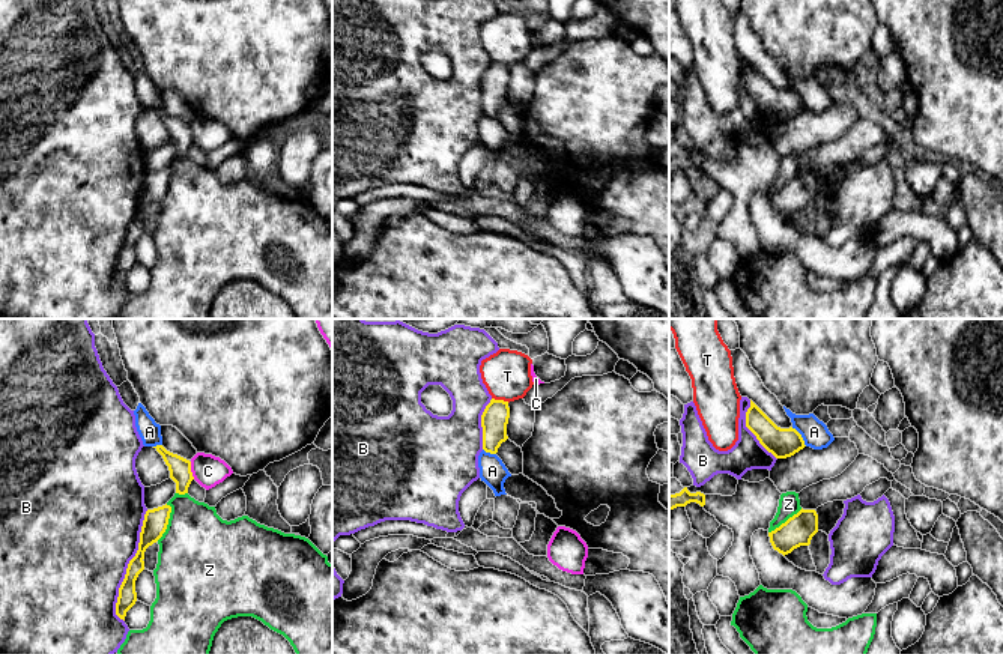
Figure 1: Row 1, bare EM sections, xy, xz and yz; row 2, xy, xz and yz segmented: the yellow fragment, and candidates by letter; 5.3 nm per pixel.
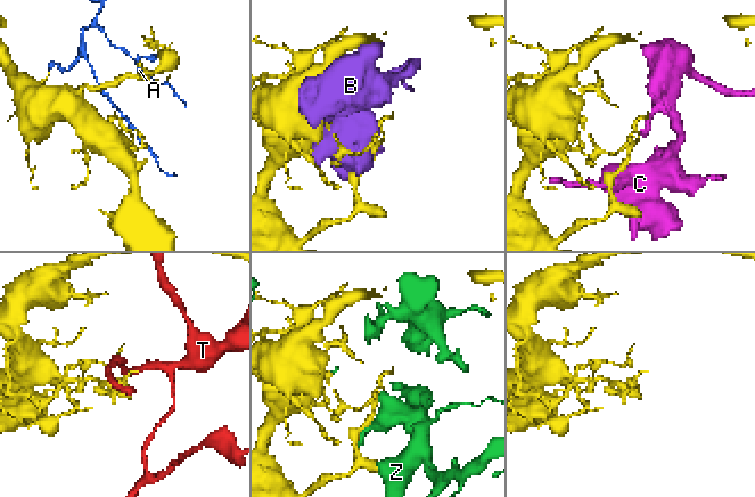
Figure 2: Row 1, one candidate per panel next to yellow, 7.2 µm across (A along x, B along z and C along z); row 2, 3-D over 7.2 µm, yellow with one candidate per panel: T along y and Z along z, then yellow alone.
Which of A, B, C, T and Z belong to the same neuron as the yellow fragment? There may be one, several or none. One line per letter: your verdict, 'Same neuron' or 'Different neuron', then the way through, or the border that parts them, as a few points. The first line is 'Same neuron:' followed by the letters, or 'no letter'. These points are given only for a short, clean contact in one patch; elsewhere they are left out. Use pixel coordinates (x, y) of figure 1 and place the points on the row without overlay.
Same neuron: no letter
A: Different neuron. Boundary: yz (791, 90), (806, 108)
B: Different neuron
C: Different neuron. Boundary: xy (190, 125), (190, 134), (194, 142)
T: Different neuron. Boundary: xz (492, 60), (509, 65)
Z: Different neuron

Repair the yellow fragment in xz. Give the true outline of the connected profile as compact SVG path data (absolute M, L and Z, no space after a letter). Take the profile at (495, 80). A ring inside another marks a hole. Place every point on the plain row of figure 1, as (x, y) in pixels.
M492 62L481 78L483 113L486 116L496 117L501 107L508 102L508 81L508 65Z

